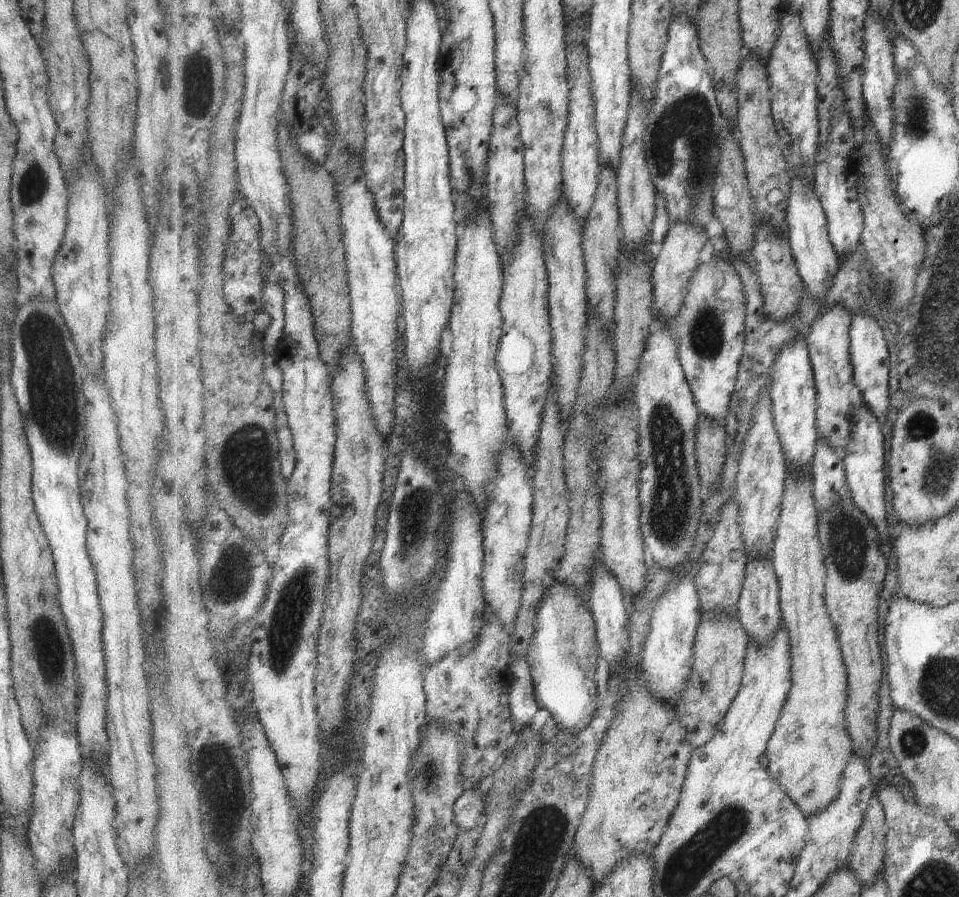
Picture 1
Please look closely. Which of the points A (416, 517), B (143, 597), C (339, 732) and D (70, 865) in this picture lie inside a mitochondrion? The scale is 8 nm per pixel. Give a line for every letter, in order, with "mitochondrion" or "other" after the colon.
A: mitochondrion
B: other
C: other
D: other

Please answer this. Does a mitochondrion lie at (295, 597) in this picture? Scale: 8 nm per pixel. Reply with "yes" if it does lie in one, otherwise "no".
yes

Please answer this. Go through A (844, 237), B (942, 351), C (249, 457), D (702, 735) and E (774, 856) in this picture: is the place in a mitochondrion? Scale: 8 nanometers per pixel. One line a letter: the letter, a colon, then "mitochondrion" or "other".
A: other
B: mitochondrion
C: mitochondrion
D: other
E: other

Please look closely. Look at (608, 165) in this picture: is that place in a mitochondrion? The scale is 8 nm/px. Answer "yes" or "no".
no

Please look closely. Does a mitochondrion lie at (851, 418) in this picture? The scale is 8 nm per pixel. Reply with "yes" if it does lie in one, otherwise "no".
no

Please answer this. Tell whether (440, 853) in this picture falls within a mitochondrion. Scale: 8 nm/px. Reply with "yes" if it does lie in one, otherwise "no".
no

